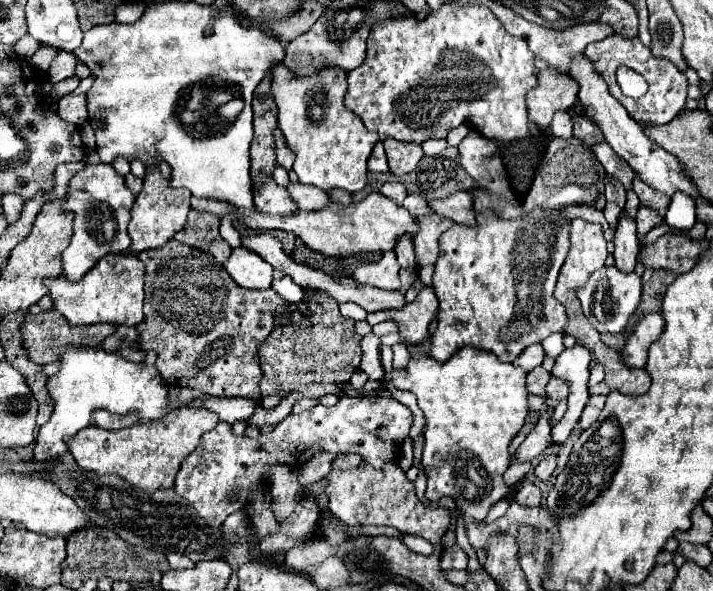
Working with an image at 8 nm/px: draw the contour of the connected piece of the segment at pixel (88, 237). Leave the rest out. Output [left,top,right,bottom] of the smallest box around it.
[63,164,135,282]

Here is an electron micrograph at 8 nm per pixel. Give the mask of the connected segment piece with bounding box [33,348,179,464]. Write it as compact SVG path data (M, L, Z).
M69 348L61 360L61 368L55 376L49 378L49 394L55 402L51 420L39 428L35 440L35 464L45 464L61 458L67 452L67 438L75 436L81 428L91 424L93 408L105 408L113 414L131 414L137 412L141 422L155 422L165 418L179 408L169 406L169 384L161 378L155 366L129 362L117 354L107 354L105 350L93 348Z

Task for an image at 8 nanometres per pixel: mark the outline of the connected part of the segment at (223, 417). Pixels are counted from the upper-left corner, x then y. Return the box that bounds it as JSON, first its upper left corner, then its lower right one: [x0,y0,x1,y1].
[203,398,257,424]

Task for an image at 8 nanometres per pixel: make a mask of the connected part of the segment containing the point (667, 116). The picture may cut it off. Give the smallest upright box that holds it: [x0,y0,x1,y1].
[585,34,687,126]

